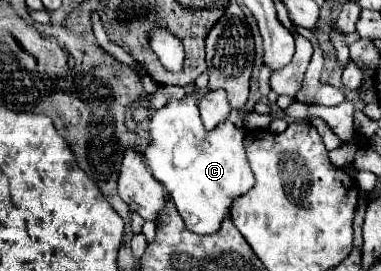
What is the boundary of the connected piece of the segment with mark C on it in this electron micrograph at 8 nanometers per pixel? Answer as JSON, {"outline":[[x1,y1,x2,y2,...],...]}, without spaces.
{"outline":[[190,91,182,99,168,99,166,105,160,107,150,117,148,133,150,133,150,143,144,149,146,163,152,169,152,175,170,193,186,227,198,235,216,233,216,229,220,229,220,221,228,215,230,201,238,195,244,195,254,185,254,177,252,177,250,165,244,155,244,147,242,147,244,131,236,127,232,121,222,121,212,131,204,129,200,113,198,113,198,91]]}

